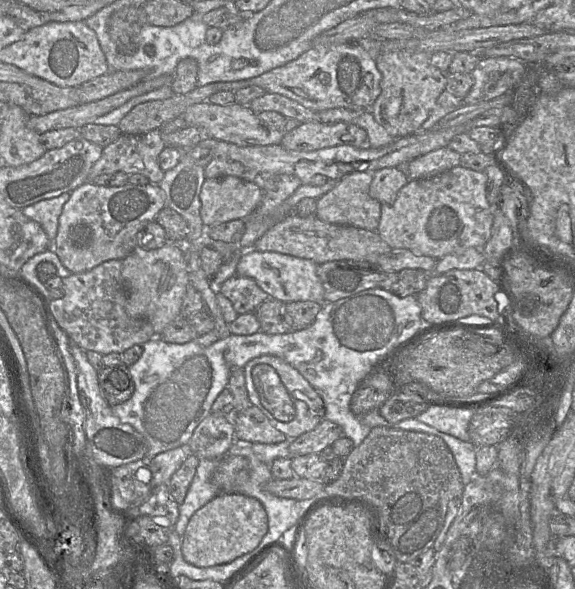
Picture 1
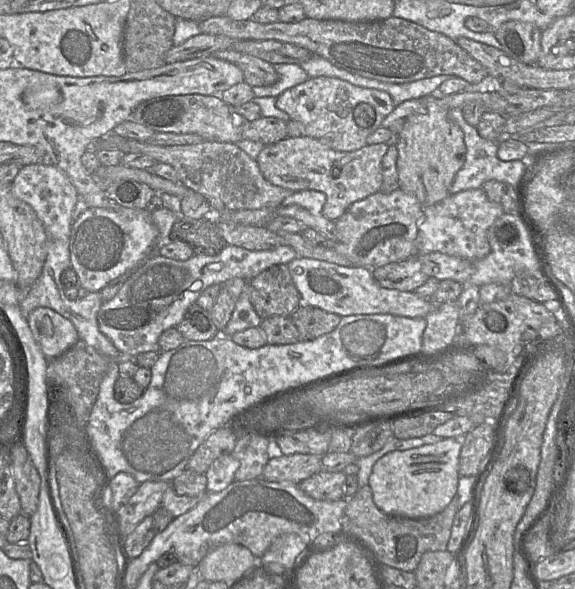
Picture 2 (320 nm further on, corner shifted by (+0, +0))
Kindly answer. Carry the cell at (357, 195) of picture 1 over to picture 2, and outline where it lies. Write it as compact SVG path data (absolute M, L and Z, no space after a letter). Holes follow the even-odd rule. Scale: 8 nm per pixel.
M307 135L285 139L265 146L256 161L264 178L271 184L293 192L320 191L326 195L322 215L332 221L340 218L348 207L381 190L383 183L382 159L387 143L366 145L350 151L335 151L319 140Z

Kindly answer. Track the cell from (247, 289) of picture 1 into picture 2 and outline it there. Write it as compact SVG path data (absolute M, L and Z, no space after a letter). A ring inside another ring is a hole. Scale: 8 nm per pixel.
M287 264L274 265L248 282L250 301L262 318L288 316L301 306L297 290Z

